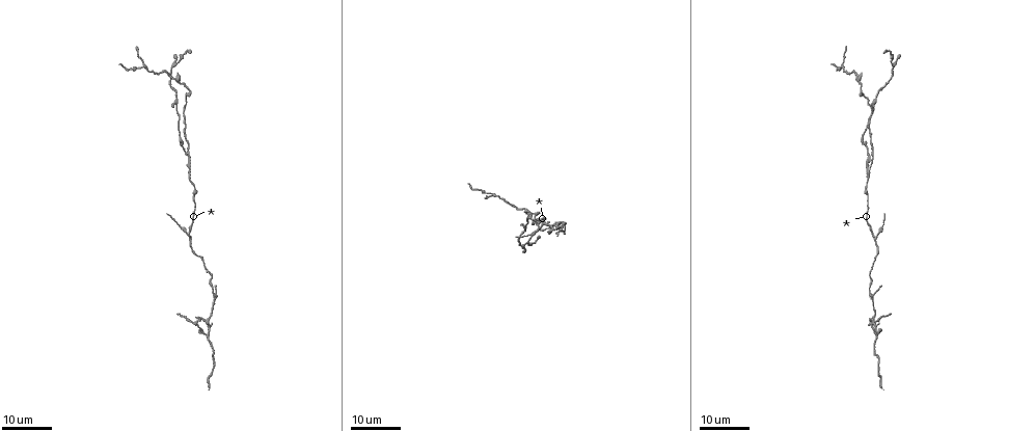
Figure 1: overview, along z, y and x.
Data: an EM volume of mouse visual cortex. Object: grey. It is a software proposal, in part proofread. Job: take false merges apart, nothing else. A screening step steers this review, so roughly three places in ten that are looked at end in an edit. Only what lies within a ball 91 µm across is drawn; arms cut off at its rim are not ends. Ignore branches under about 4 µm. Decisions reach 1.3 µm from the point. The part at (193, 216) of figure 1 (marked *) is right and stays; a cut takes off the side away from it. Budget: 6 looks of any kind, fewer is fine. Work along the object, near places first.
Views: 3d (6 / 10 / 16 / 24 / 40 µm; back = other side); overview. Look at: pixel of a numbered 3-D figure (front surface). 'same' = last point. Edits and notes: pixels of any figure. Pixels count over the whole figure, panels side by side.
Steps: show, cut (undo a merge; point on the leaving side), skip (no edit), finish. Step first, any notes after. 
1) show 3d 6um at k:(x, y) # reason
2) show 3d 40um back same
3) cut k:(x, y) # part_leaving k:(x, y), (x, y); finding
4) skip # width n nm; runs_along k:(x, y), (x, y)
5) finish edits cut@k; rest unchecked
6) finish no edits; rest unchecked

show 3d 16um at 1:(877, 238) # three arms meet

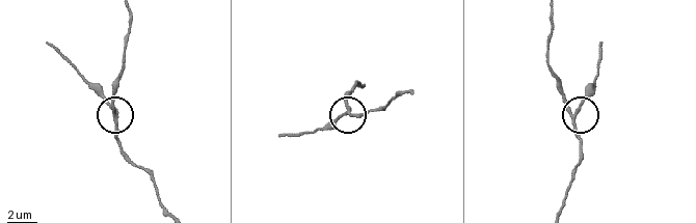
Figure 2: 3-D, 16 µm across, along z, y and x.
show 3d 6um at 2:(117, 113)

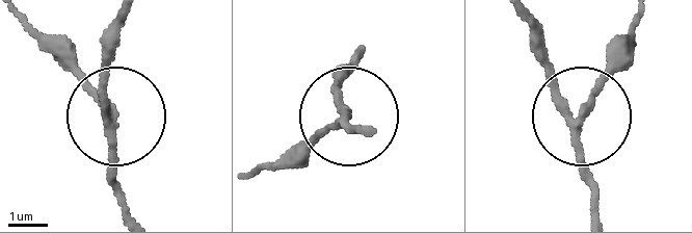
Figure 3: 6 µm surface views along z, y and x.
cut 3:(84, 79) # arms 3; part_leaving 3:(116, 123), (17, 17); two neurons meet here

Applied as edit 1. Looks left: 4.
show overview

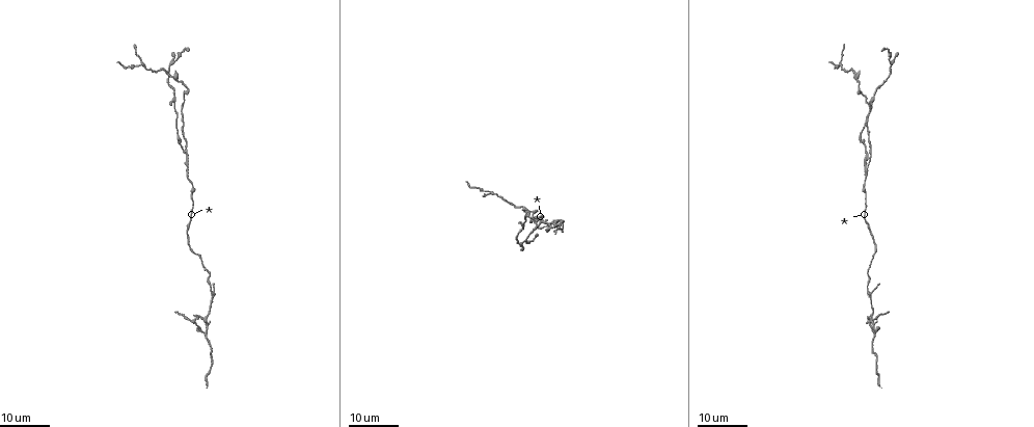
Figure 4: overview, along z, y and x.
show 3d 16um at 4:(867, 176) # sudden change in width

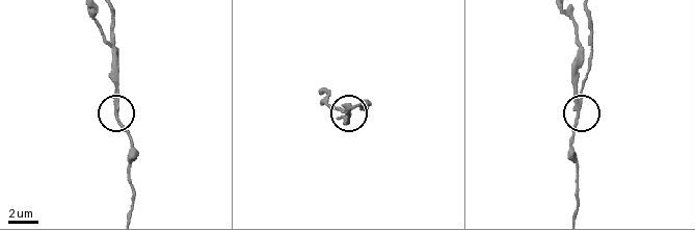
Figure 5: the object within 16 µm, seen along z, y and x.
show 3d 10um at 5:(577, 120) # closer look

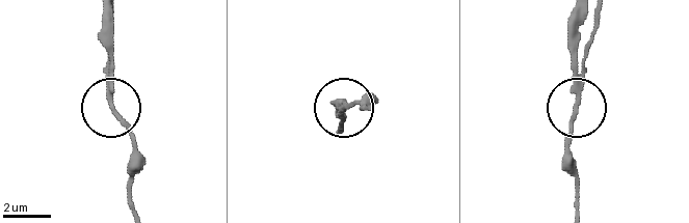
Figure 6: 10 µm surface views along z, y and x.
cut 6:(586, 48) # width 190 nm; part_leaving 6:(581, 80), (595, 10); a second neuron is stuck on

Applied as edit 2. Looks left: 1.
finish edits cut@3, cut@6; rest unchecked

